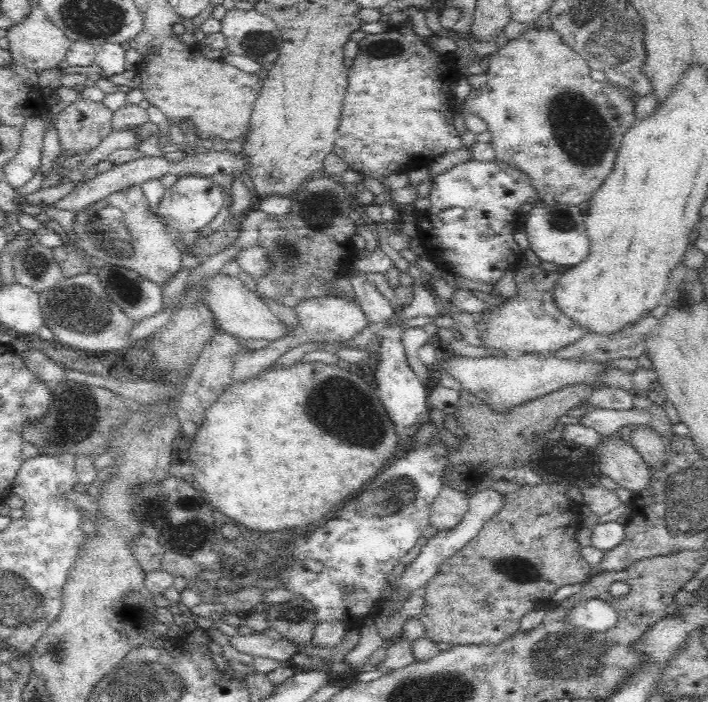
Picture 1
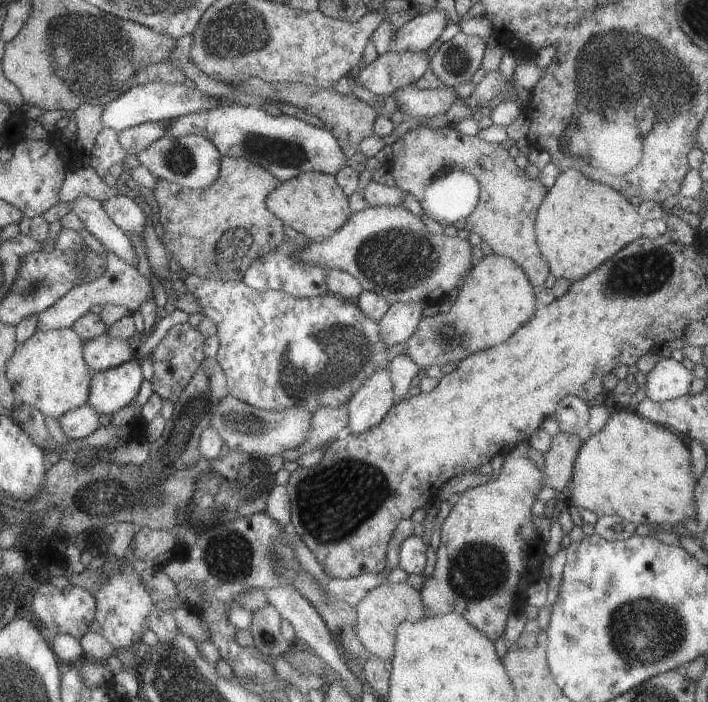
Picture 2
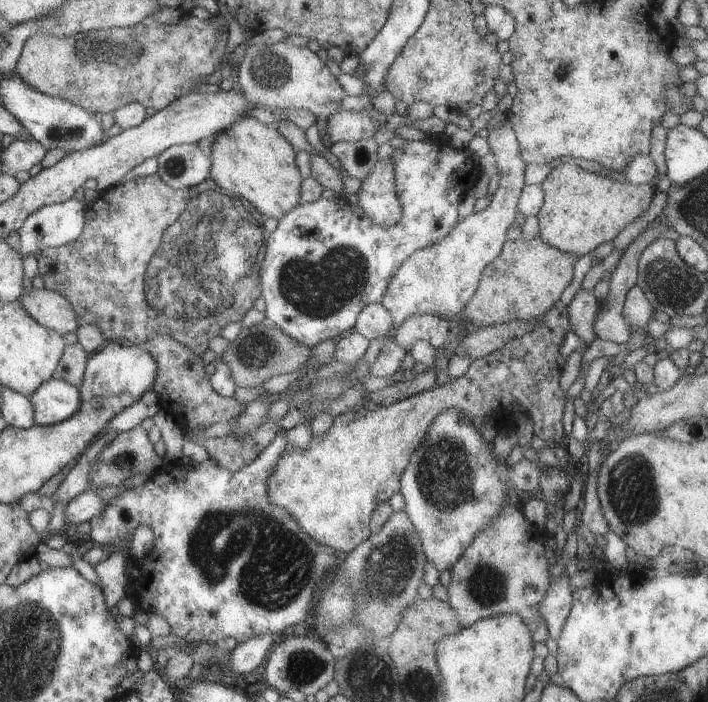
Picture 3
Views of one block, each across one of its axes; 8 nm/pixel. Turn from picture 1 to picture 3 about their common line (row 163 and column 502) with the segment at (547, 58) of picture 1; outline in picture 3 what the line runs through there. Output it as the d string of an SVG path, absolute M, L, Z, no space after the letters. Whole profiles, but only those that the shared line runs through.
M512 501L504 504L486 530L476 534L470 547L451 568L451 582L447 587L447 603L456 611L462 628L480 619L514 612L530 628L534 643L550 638L548 625L539 613L550 584L542 534L537 525L524 518L521 504Z

